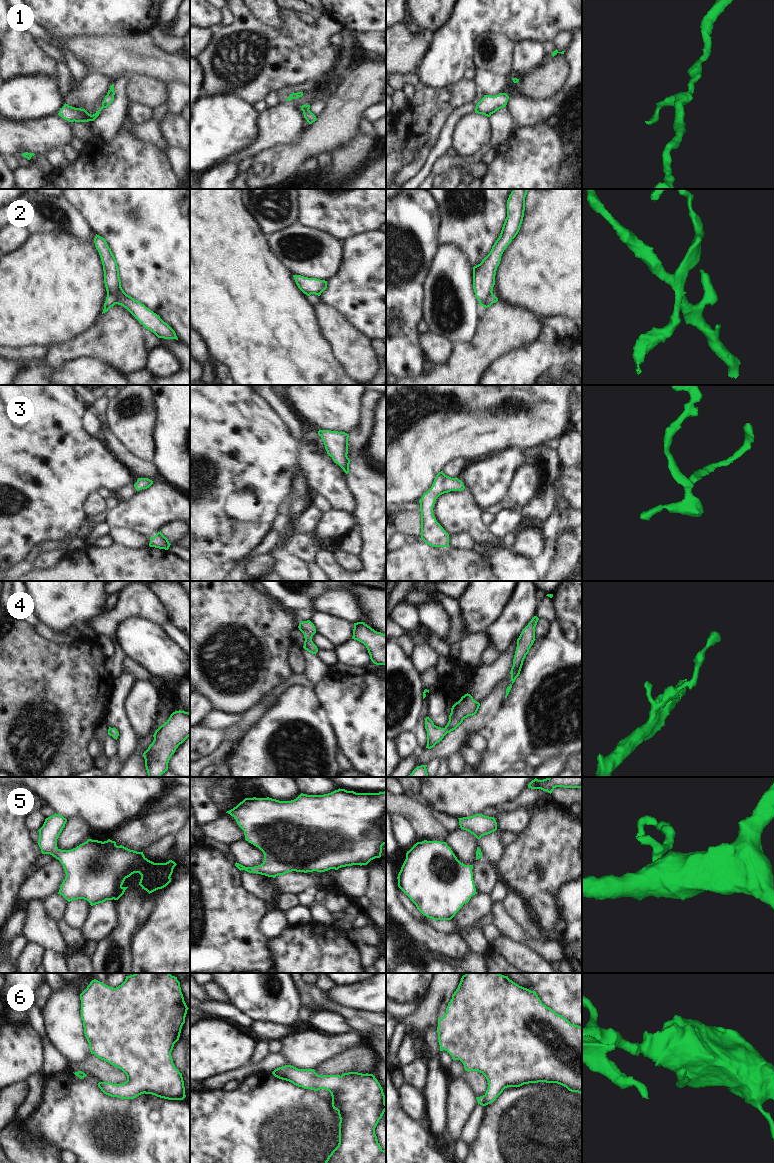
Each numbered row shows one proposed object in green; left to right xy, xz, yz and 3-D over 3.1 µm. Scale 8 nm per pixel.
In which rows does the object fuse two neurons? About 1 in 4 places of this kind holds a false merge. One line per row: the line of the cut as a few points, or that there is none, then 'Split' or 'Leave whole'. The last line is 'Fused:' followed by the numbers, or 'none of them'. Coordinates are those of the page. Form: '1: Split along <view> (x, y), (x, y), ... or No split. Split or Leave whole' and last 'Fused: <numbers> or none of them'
1: No split. Leave whole
2: Split along yz (491, 291), (487, 298), (479, 303). Split
3: No split. Leave whole
4: No split. Leave whole
5: No split. Leave whole
6: No split. Leave whole
Fused: 2

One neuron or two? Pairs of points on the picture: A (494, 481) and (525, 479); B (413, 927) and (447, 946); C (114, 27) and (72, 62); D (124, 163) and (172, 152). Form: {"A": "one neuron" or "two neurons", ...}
{"A": "two neurons", "B": "one neuron", "C": "two neurons", "D": "two neurons"}

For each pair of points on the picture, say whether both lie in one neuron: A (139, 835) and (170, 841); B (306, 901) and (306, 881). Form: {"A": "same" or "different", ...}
{"A": "different", "B": "different"}

